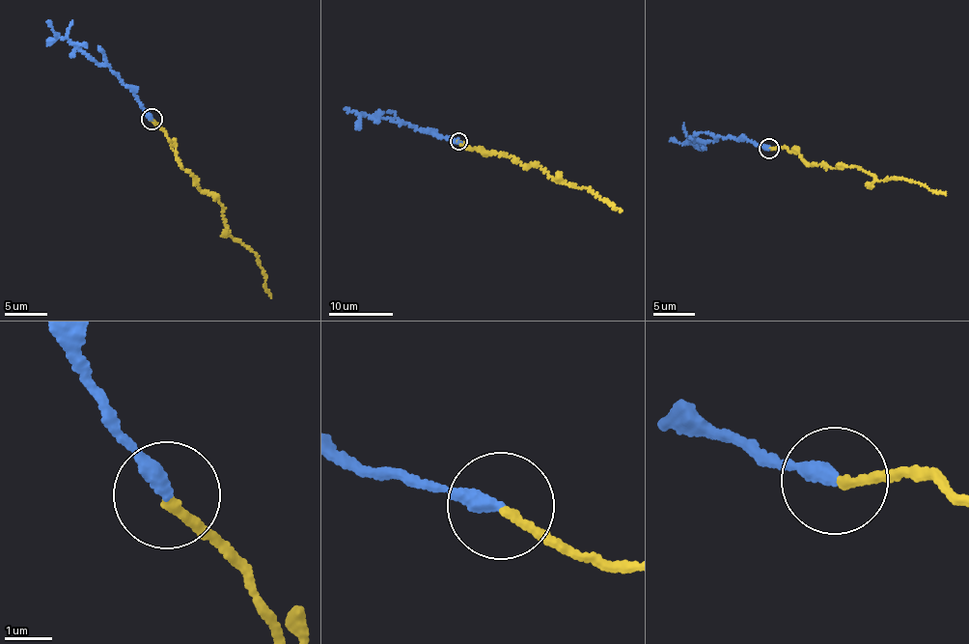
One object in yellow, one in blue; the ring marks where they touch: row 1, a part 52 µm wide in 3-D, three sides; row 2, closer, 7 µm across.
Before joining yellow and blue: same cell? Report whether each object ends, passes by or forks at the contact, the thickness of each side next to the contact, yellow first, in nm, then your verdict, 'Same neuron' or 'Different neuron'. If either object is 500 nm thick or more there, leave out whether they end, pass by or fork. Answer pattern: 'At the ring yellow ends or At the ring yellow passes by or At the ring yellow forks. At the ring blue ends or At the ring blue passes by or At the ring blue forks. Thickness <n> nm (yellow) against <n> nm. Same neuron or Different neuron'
At the ring yellow ends. At the ring blue ends. Thickness 180 nm (yellow) against 320 nm. Same neuron

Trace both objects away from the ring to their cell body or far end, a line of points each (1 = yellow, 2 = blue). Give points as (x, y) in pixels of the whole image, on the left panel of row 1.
1: (151, 120), (164, 130), (183, 170), (193, 174), (200, 190), (216, 194), (230, 237), (254, 252), (271, 298)
2: (151, 120), (135, 95), (108, 66), (96, 64), (67, 39), (55, 36), (46, 21)

